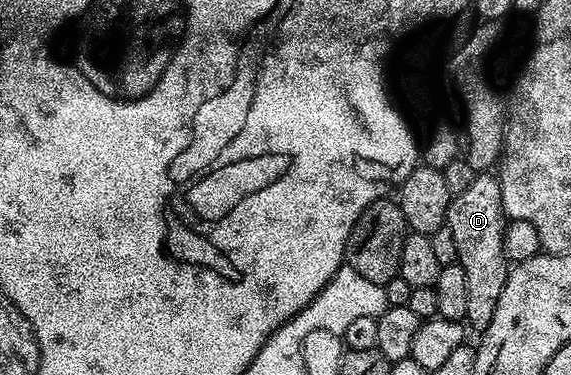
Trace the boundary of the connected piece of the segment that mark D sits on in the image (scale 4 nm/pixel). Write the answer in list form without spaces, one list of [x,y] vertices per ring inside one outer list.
[[[481,172],[464,192],[452,195],[447,225],[455,236],[457,261],[467,274],[467,312],[464,321],[470,331],[484,332],[495,316],[495,307],[509,279],[511,263],[505,256],[507,215],[503,208],[501,180],[496,173]]]

